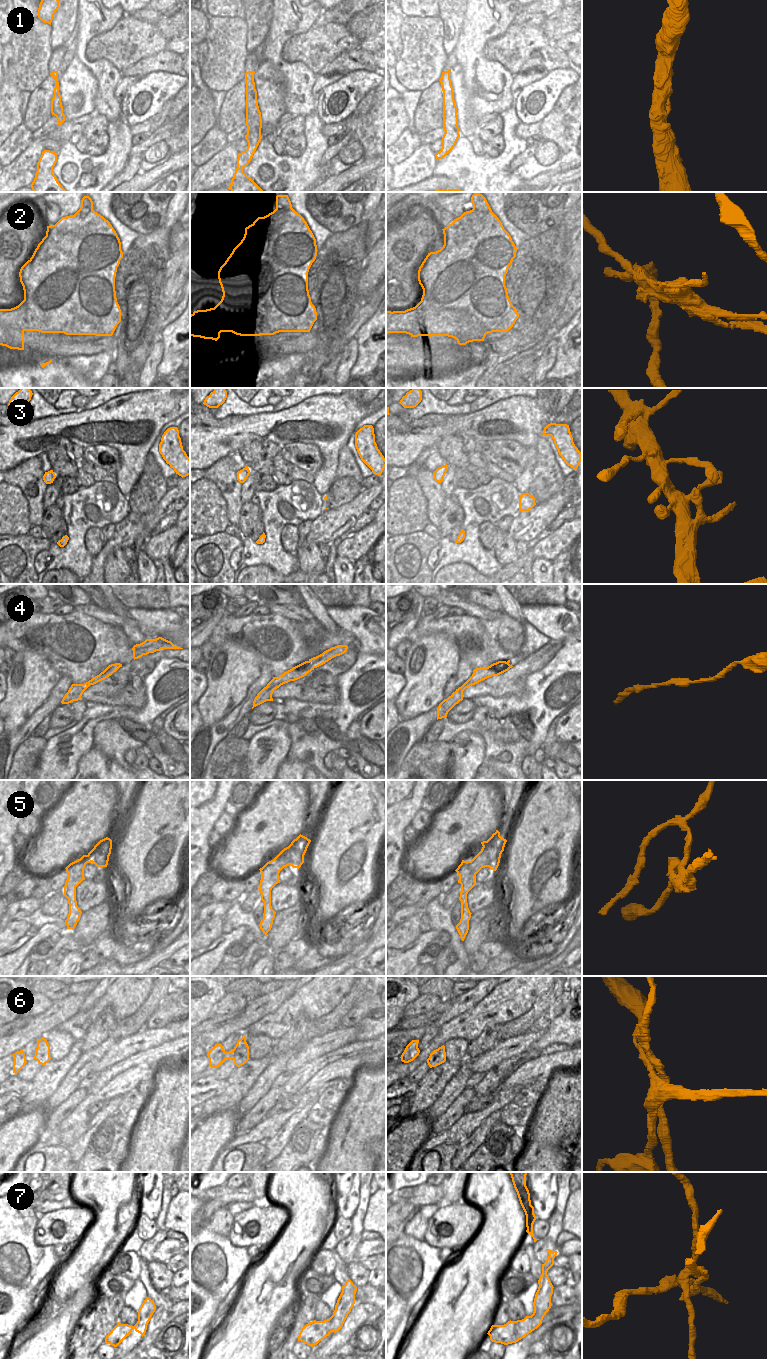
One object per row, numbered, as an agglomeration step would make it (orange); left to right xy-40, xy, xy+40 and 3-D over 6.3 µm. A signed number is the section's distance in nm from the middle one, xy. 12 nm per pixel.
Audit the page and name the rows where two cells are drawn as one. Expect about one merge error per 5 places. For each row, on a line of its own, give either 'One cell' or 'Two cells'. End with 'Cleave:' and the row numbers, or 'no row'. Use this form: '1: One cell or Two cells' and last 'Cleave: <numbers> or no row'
1: One cell
2: Two cells
3: One cell
4: One cell
5: Two cells
6: Two cells
7: Two cells
Cleave: 2, 5, 6, 7

